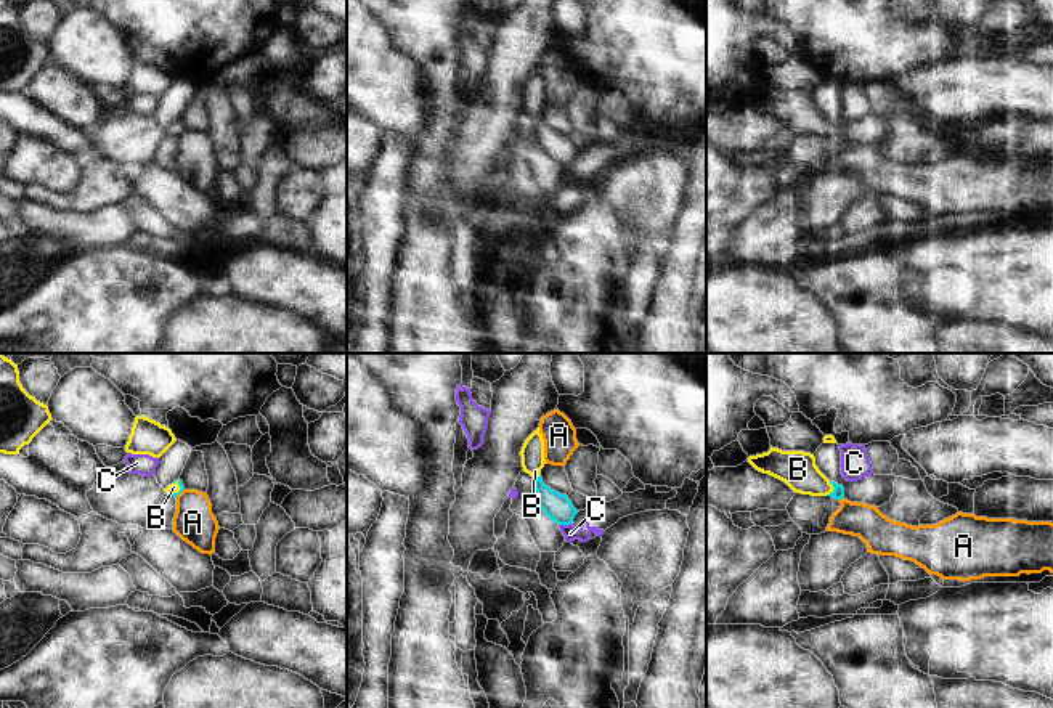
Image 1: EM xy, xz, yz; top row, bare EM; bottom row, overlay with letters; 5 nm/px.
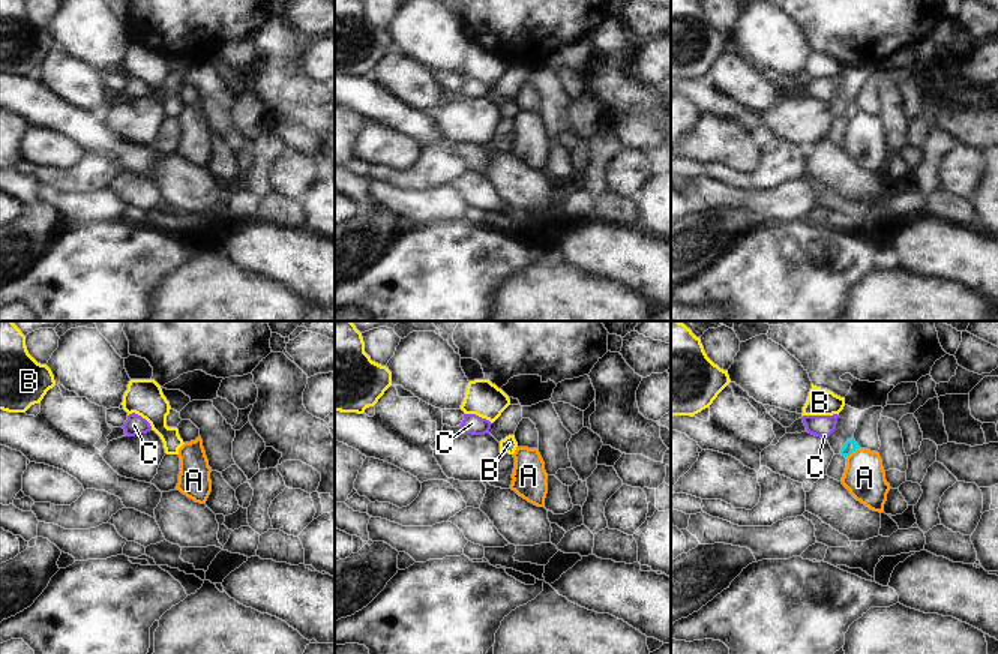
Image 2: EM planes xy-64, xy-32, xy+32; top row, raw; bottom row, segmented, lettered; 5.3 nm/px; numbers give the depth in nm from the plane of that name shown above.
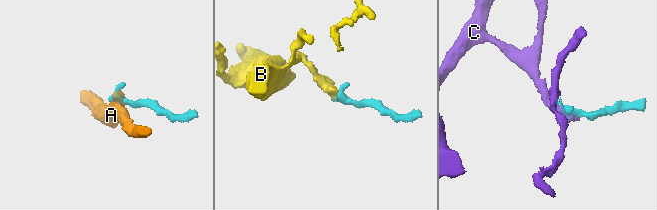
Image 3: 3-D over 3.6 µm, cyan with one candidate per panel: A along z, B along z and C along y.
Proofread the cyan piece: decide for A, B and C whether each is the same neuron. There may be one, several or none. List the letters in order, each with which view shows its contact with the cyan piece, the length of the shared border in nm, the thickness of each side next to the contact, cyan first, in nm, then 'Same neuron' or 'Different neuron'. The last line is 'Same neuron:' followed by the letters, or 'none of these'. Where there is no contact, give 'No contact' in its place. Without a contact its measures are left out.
A: Touches cyan in xy. Shared border 60 nm. Thickness 20 nm (cyan) against 200 nm. Different neuron
B: Touches cyan in yz. Shared border 80 nm. Thickness 60 nm (cyan) against 180 nm. Same neuron
C: Touches cyan in xz. Shared border 70 nm. Thickness 140 nm (cyan) against 70 nm. Different neuron
Same neuron: B.

